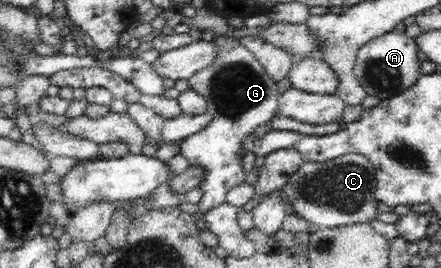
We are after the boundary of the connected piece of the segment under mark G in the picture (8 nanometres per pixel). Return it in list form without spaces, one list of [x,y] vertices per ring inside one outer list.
[[[216,36],[212,42],[217,45],[216,60],[212,60],[212,64],[202,68],[200,72],[196,72],[187,80],[189,89],[194,90],[206,100],[207,114],[211,120],[206,128],[200,129],[196,134],[179,142],[179,153],[188,160],[189,166],[201,166],[205,170],[203,181],[199,184],[202,197],[197,203],[203,214],[224,203],[228,191],[246,180],[242,159],[237,157],[238,152],[243,152],[242,140],[246,140],[246,136],[250,136],[255,128],[275,117],[281,96],[277,82],[267,75],[255,54],[246,49],[240,39]]]

